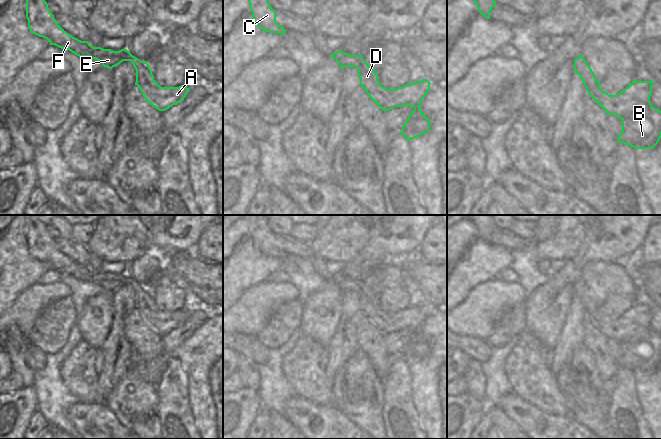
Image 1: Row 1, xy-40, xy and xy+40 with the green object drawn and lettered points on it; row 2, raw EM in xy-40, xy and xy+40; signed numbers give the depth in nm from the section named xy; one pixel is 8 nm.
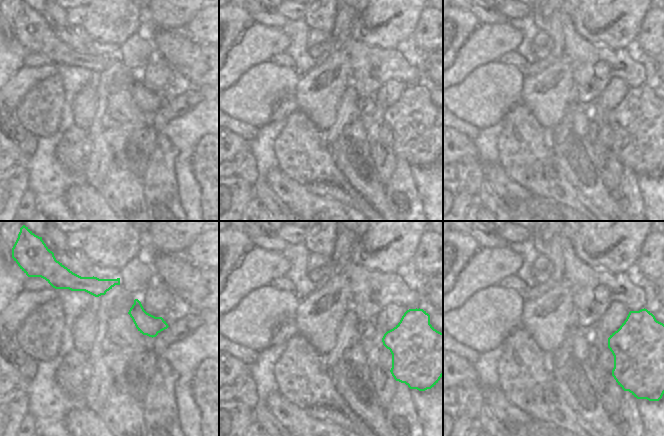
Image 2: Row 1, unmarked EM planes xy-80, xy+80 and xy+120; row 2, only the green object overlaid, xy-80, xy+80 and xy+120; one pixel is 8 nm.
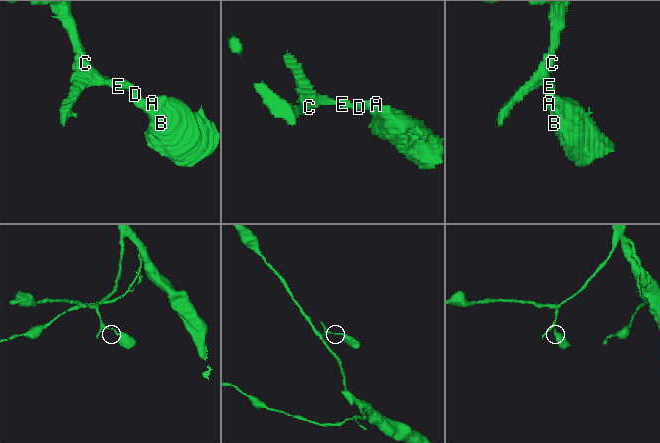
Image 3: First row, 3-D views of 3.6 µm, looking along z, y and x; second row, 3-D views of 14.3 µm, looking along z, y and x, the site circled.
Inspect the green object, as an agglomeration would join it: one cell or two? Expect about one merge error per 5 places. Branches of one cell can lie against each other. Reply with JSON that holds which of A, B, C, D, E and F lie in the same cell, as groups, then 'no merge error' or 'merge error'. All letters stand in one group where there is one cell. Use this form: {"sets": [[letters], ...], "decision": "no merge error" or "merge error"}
{"sets": [["A", "B", "C", "D", "E", "F"]], "decision": "no merge error"}

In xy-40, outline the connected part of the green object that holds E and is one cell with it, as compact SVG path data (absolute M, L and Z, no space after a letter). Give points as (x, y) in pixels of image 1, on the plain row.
M24 215L26 220L26 242L31 257L43 261L61 273L67 273L79 281L89 281L112 293L123 285L131 285L136 294L136 306L146 325L165 335L184 324L189 312L161 311L155 304L149 288L133 280L127 273L113 275L93 271L88 265L81 265L67 257L55 244L47 226L36 215Z

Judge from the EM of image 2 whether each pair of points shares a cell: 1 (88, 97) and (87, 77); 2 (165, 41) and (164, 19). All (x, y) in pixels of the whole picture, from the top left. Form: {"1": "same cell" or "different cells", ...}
{"1": "different cells", "2": "different cells"}

